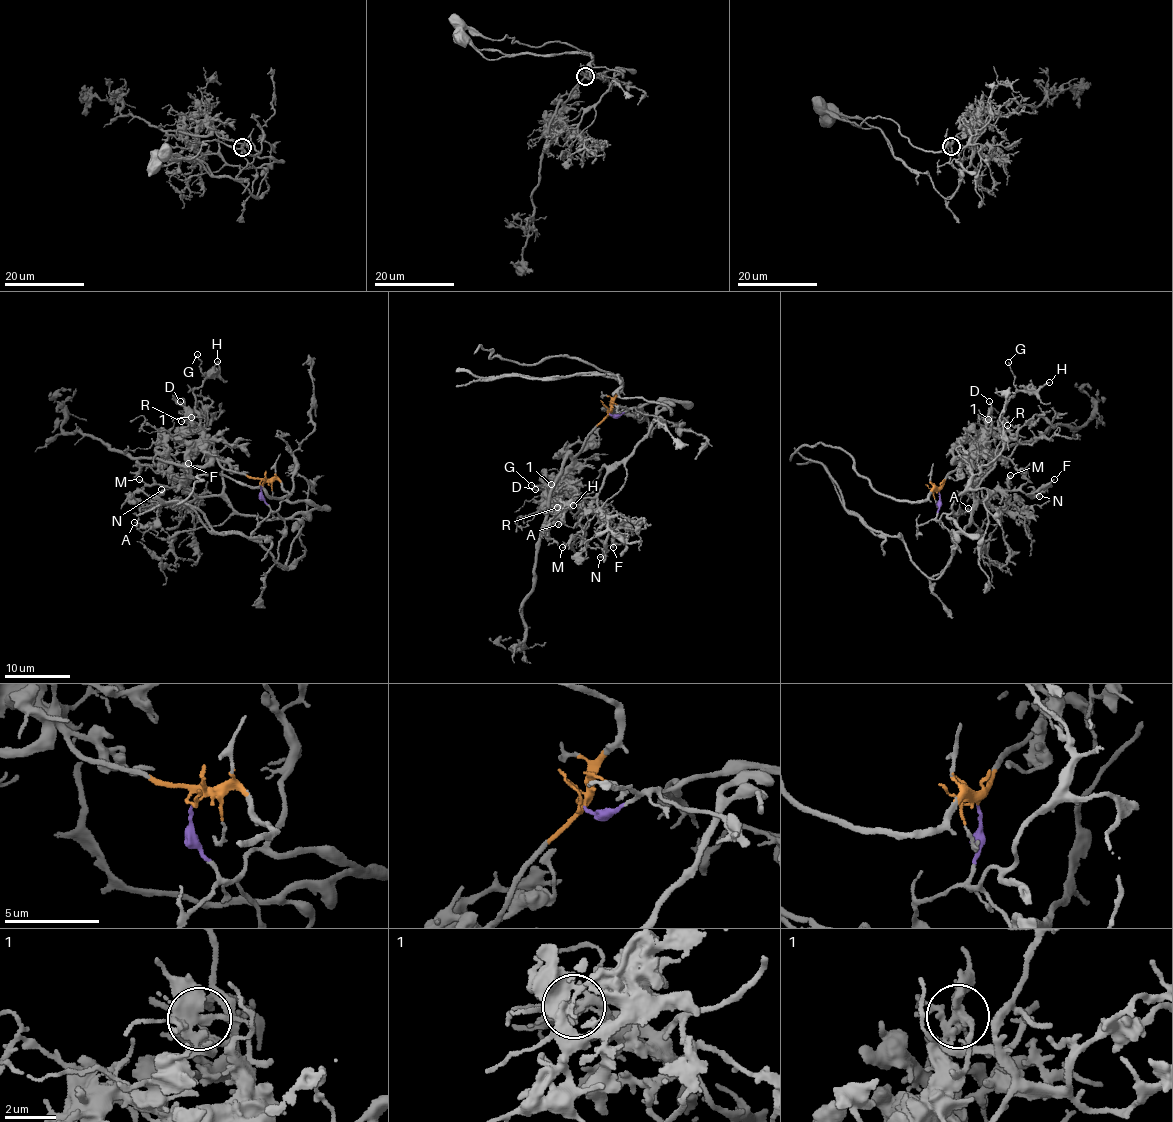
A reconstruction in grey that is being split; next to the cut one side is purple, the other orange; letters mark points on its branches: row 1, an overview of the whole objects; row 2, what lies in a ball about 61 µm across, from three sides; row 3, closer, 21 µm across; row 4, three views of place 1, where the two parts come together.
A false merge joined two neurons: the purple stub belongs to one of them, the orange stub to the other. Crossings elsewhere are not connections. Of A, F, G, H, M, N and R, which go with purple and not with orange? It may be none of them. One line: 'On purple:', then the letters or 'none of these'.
On purple: A, F, G, H, M, N, R

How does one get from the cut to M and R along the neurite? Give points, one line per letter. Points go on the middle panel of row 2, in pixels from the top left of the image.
M: (609, 413), (619, 417), (670, 400), (660, 404), (649, 433), (631, 455), (609, 473), (588, 524), (562, 547)
R: (609, 413), (619, 417), (670, 400), (660, 404), (629, 455), (603, 463), (571, 503), (557, 506)

